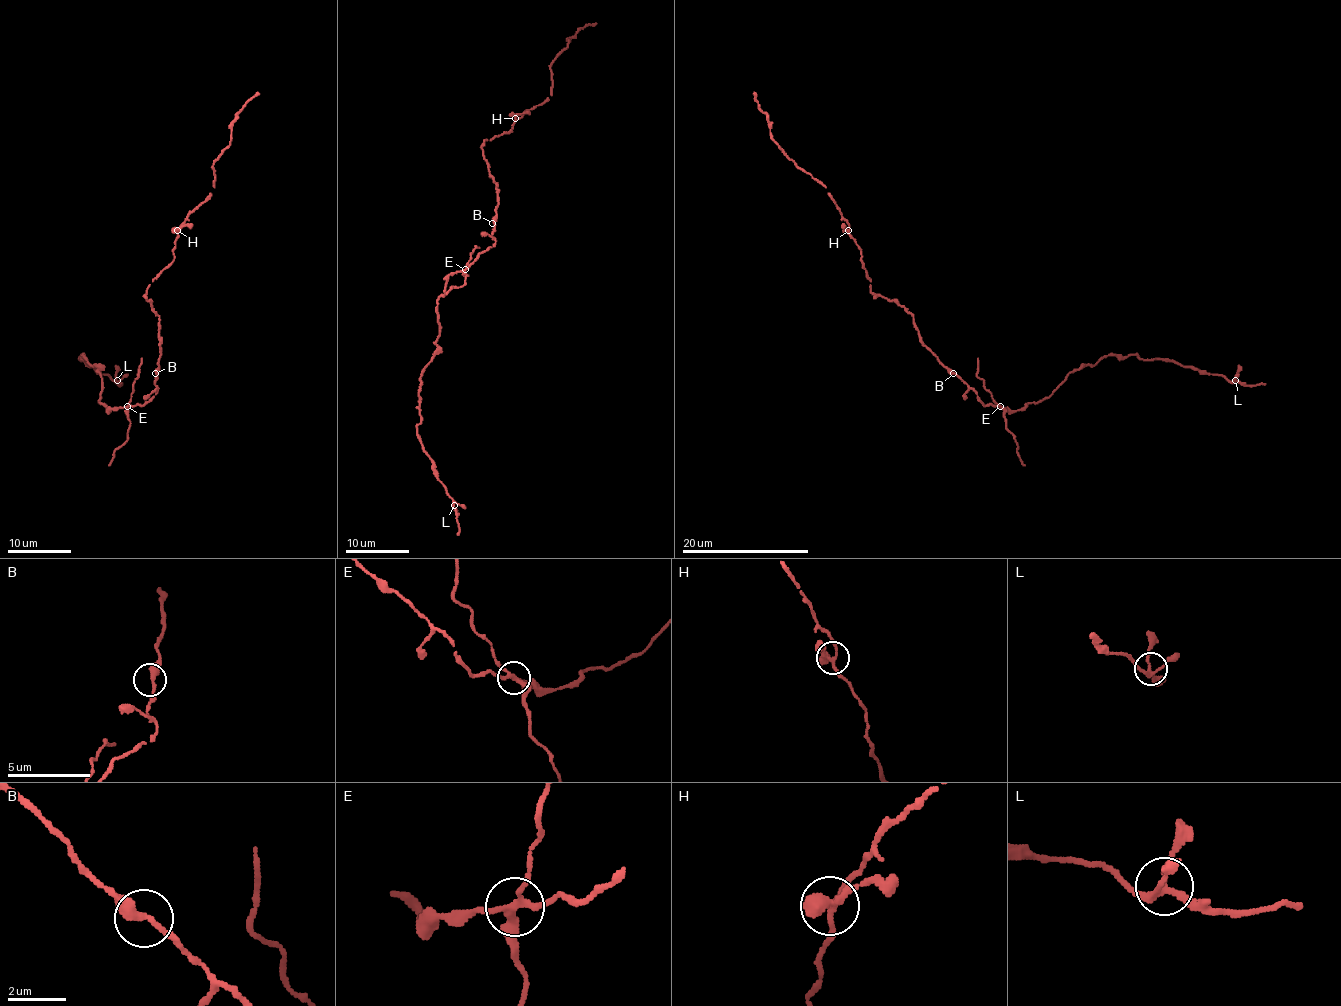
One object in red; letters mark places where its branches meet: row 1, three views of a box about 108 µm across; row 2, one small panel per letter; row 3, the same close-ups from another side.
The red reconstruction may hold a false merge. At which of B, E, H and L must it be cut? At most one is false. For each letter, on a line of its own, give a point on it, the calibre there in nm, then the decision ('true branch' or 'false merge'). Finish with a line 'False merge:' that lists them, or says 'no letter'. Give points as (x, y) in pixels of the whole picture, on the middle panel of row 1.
B: (492, 223) | 320 nm | true branch
E: (465, 269) | 240 nm | false merge
H: (515, 118) | 190 nm | true branch
L: (454, 505) | 200 nm | true branch
False merge: E

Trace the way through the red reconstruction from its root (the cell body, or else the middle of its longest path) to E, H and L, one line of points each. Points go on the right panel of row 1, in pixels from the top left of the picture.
E: (953, 372), (976, 392), (984, 405), (999, 407)
H: (953, 372), (923, 343), (912, 314), (870, 290), (861, 249), (848, 230)
L: (953, 372), (984, 405), (1007, 410), (1041, 402), (1071, 372), (1109, 354), (1168, 359), (1235, 380)

